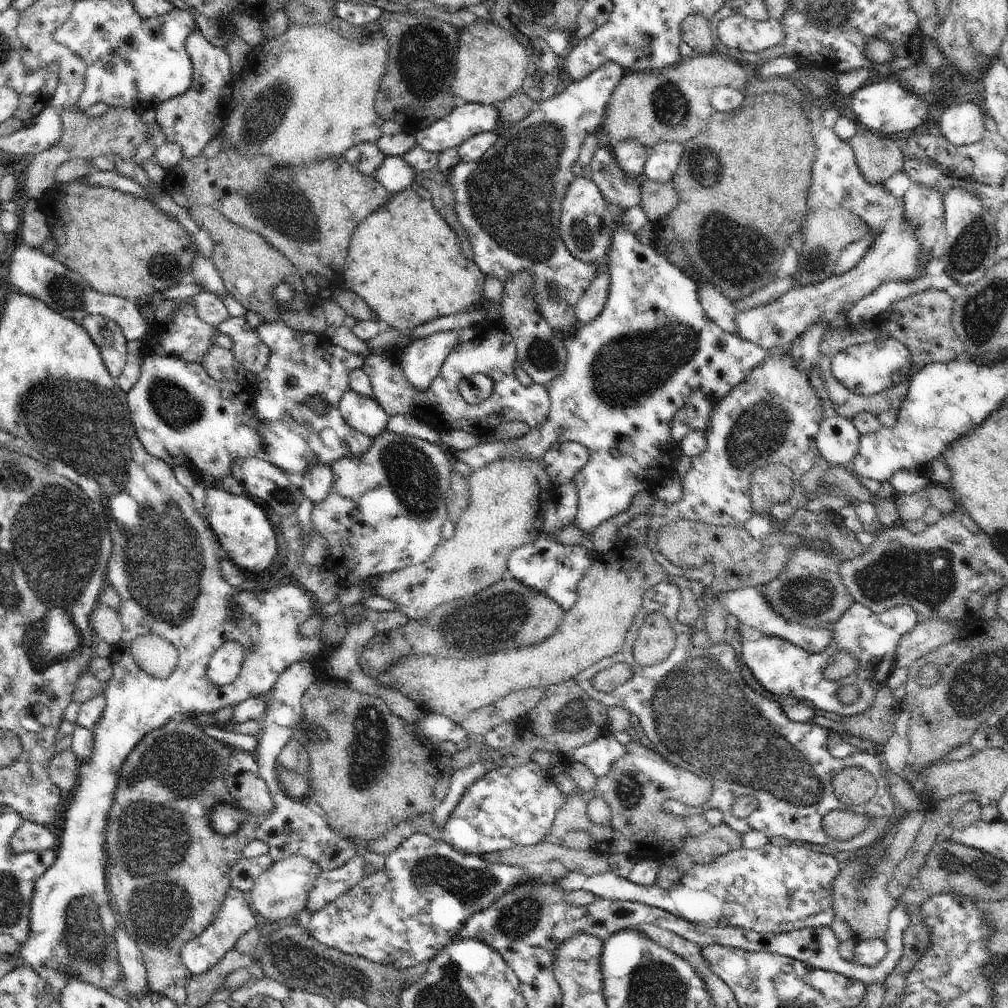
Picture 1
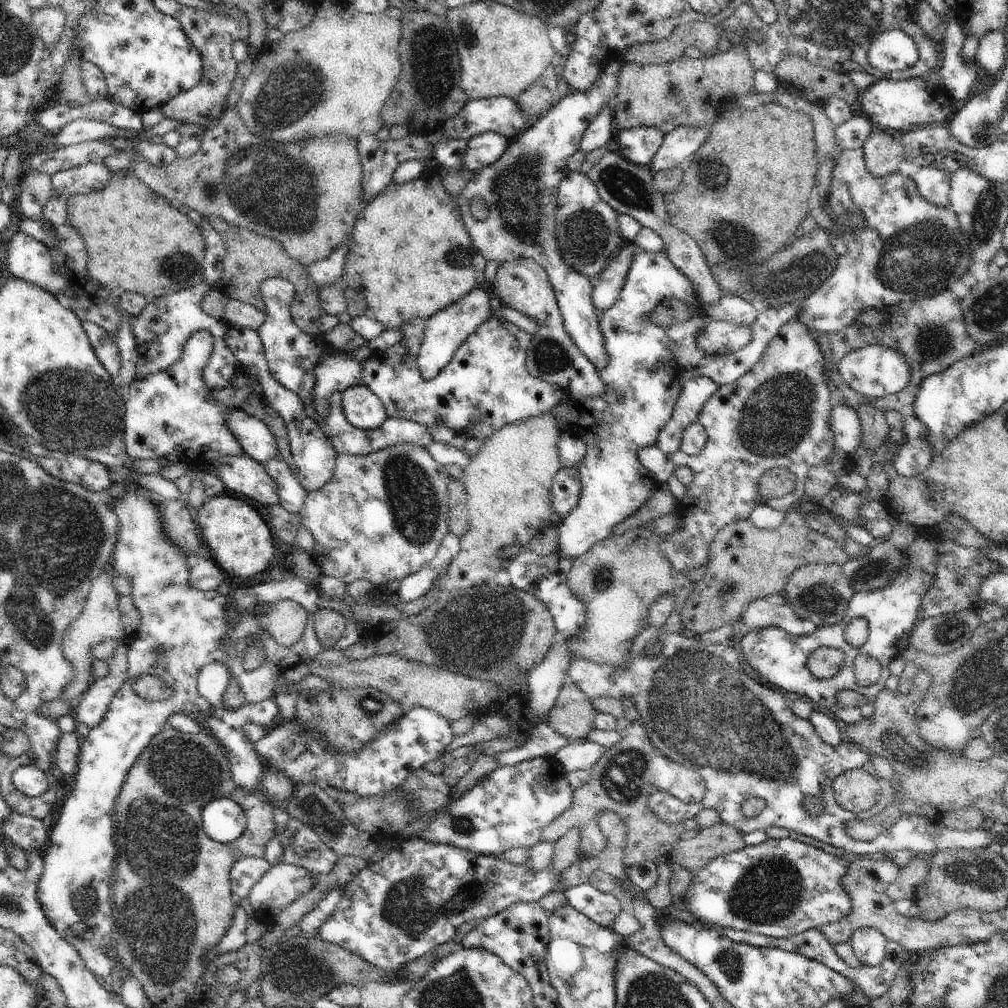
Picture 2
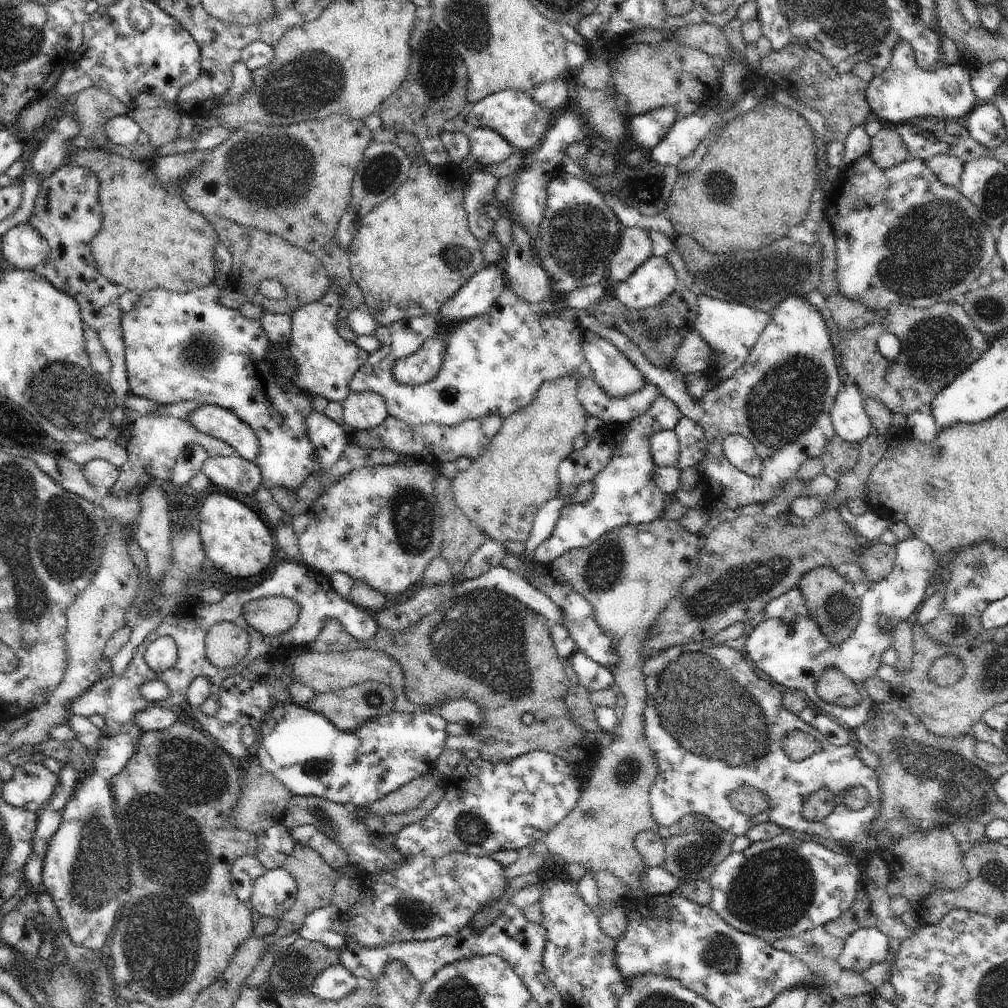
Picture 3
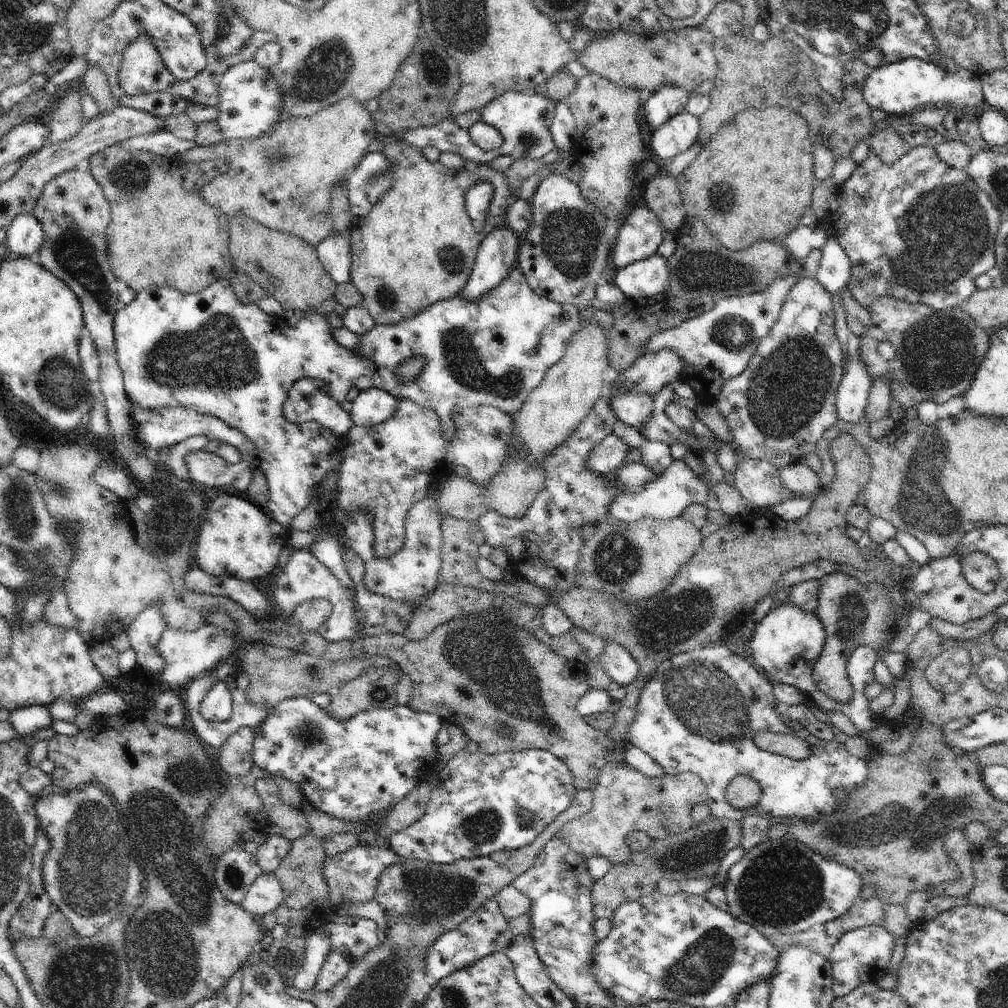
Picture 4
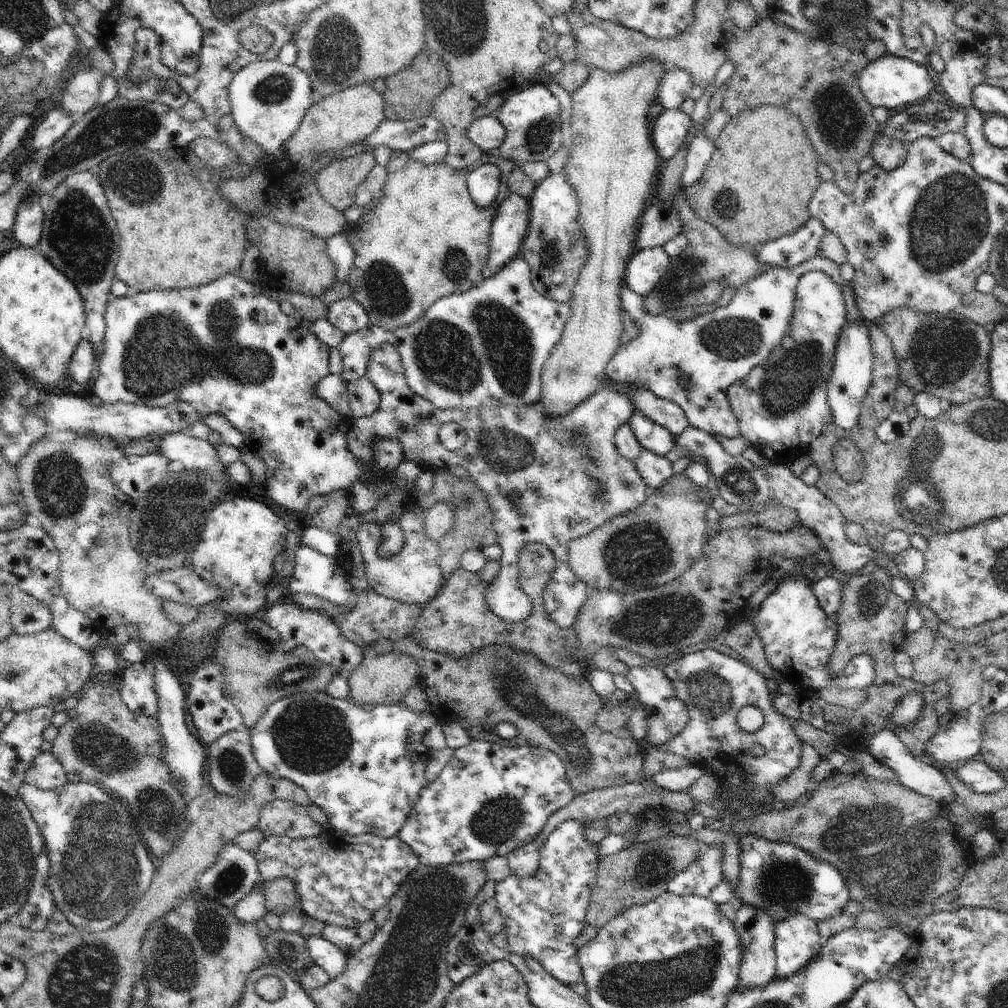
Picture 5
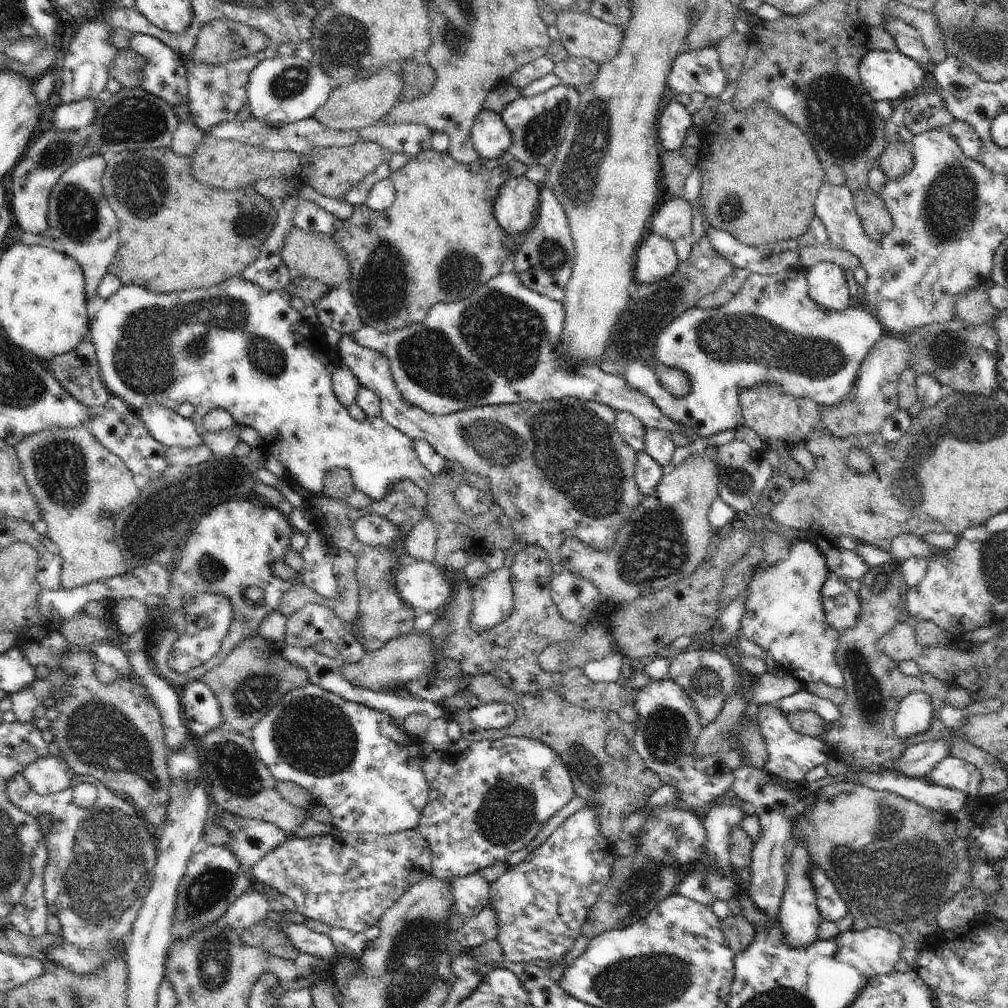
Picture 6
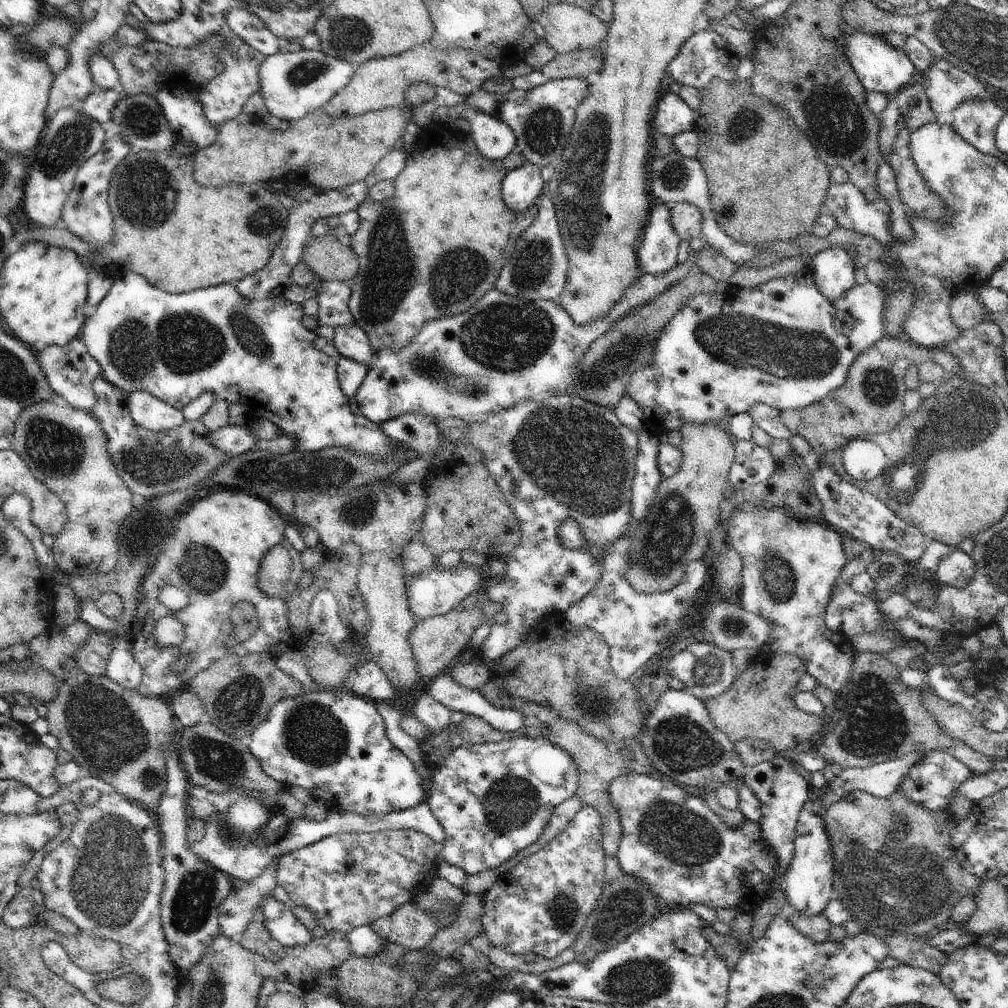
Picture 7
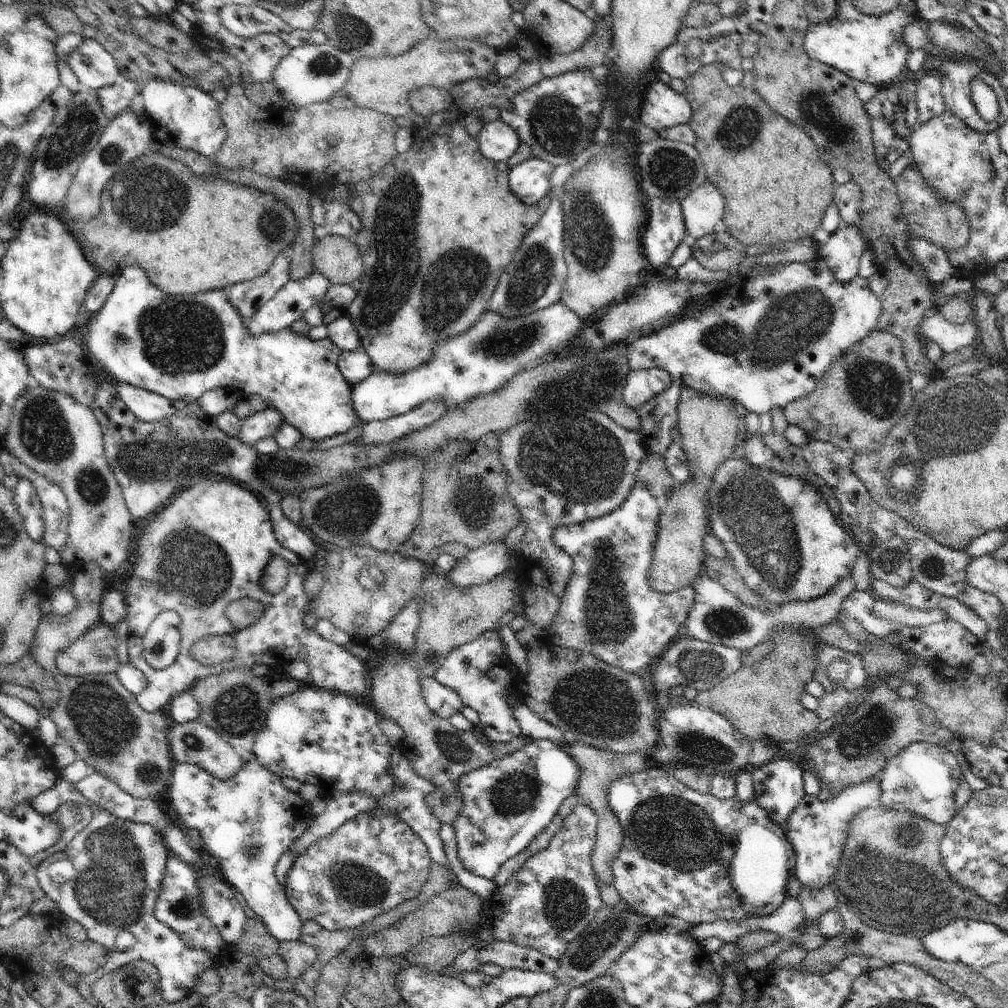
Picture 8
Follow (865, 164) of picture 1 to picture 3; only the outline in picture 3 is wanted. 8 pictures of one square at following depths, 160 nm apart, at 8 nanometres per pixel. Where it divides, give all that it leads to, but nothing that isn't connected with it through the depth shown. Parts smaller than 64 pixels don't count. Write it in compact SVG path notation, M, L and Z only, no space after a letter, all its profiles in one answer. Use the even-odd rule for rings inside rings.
M879 128L879 131L871 137L868 156L882 170L897 167L909 160L906 143L894 129L890 128Z

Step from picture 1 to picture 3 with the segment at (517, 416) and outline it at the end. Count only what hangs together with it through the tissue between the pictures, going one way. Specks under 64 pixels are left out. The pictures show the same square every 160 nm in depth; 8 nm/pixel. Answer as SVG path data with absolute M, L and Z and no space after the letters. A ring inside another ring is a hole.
M506 284L502 294L484 314L466 319L451 329L441 330L441 338L445 339L446 346L441 369L430 382L414 386L398 383L393 377L393 366L401 358L414 354L429 338L439 336L439 314L400 319L386 326L379 325L373 335L380 341L380 348L366 359L349 382L350 393L342 403L343 422L352 431L363 431L381 425L389 414L411 425L428 422L454 426L485 414L500 415L505 419L513 412L526 408L544 382L576 371L585 361L582 345L586 330L570 320L560 318L560 312L564 312L566 307L567 303L561 294L550 294L532 304Z

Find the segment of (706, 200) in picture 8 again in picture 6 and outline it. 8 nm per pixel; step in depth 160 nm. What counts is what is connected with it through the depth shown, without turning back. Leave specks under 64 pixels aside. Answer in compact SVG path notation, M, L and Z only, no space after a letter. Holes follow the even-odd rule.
M674 198L662 204L654 212L647 233L656 233L672 242L690 238L692 232L692 206L684 198Z

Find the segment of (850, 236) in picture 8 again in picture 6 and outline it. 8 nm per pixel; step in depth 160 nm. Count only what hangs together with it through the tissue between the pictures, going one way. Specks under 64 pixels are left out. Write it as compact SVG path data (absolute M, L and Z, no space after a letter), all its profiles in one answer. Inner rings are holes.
M822 261L806 270L809 295L823 309L842 312L853 302L848 293L845 269L835 262Z

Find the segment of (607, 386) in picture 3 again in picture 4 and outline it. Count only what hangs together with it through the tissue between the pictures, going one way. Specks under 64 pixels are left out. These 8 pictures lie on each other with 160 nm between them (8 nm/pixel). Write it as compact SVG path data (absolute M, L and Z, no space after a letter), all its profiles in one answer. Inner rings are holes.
M619 389L610 402L619 420L636 428L638 433L643 432L653 413L653 396L635 391L622 393Z

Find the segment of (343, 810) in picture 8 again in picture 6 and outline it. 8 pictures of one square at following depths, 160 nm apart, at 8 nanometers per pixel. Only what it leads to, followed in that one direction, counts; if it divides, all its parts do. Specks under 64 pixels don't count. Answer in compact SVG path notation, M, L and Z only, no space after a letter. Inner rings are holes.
M253 887L242 893L241 897L227 908L222 917L230 928L243 932L266 918L270 910L269 904L267 896L259 891L258 887Z

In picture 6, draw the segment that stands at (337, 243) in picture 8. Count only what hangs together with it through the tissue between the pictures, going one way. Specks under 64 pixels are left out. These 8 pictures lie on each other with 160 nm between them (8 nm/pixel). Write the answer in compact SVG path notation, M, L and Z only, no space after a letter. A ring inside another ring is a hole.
M294 227L286 239L282 256L293 278L318 279L328 286L335 286L351 280L351 266L347 256L330 235L311 233Z

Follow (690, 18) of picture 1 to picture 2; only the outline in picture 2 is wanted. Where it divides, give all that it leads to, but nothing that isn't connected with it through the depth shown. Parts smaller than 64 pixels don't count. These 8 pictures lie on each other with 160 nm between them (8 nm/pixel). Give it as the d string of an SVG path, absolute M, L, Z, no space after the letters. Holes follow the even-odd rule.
M709 20L704 22L690 21L680 23L668 38L660 42L654 41L653 43L632 45L630 49L626 50L620 61L623 63L640 63L641 65L665 63L679 59L684 54L684 50L692 45L702 52L716 50L719 32L720 30L718 30Z

